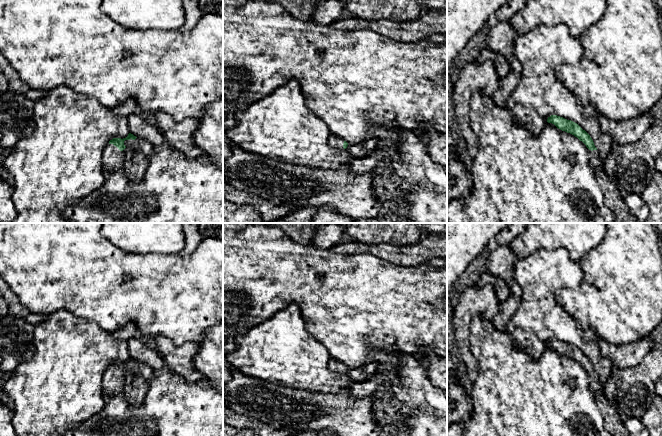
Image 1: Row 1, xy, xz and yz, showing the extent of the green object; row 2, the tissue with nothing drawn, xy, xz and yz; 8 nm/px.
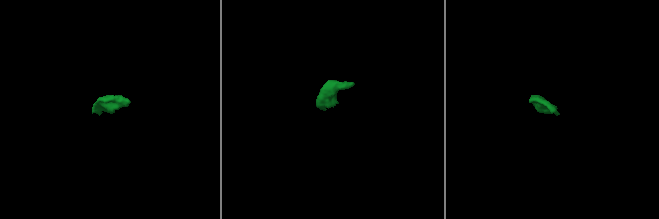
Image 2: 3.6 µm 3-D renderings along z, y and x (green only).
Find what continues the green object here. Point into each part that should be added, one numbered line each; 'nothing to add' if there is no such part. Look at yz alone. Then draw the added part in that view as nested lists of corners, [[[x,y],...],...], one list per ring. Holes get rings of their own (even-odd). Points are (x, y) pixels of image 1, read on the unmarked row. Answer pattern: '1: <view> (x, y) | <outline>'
1: yz (614, 423) | [[[589,374],[590,388],[594,395],[596,404],[602,412],[605,420],[605,428],[612,436],[632,436],[625,426],[624,418],[619,411],[607,399],[598,374]]]

